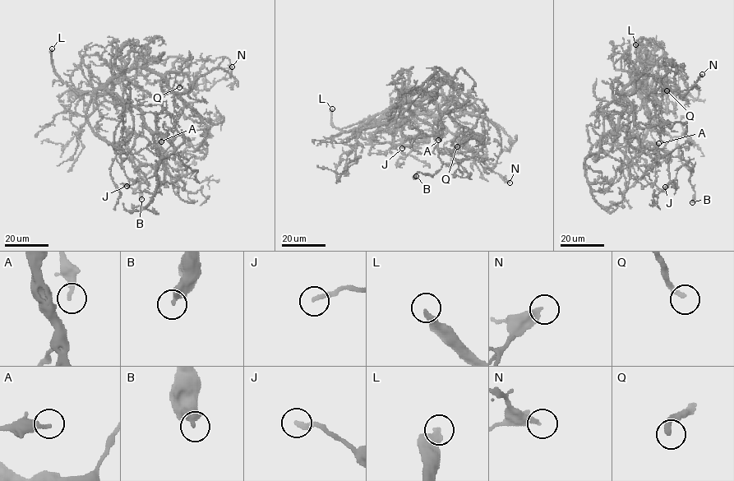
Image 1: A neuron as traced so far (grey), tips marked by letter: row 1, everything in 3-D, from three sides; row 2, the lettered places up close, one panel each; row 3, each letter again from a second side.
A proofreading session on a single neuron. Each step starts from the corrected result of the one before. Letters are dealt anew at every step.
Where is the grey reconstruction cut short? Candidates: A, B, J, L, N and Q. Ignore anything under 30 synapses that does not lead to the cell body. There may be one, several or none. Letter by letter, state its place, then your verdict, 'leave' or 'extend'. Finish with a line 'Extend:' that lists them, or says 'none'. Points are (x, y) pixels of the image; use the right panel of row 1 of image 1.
A: at (658, 143); leave
B: at (692, 202); leave
J: at (665, 187); leave
L: at (635, 44); extend
N: at (702, 74); leave
Q: at (667, 90); extend
Extend: L, Q

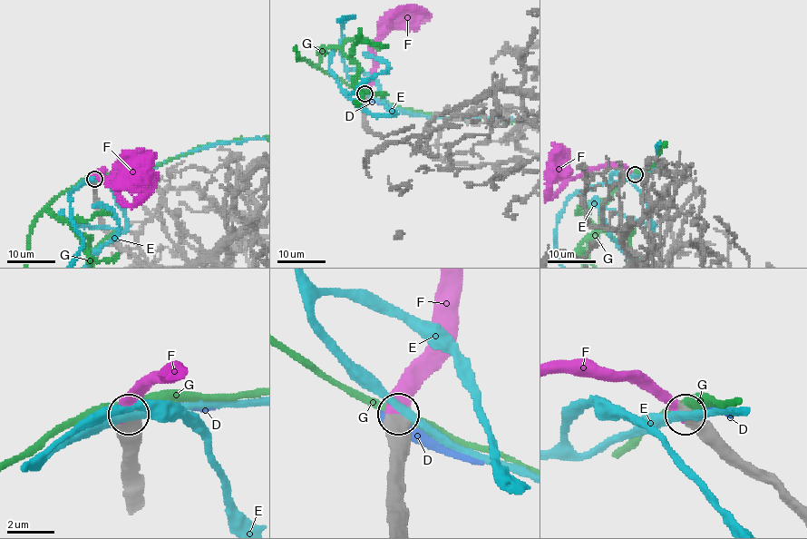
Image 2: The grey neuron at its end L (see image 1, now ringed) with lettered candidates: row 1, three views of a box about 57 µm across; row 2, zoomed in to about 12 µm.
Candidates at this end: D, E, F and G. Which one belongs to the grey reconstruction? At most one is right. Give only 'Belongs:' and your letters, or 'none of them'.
Belongs: F

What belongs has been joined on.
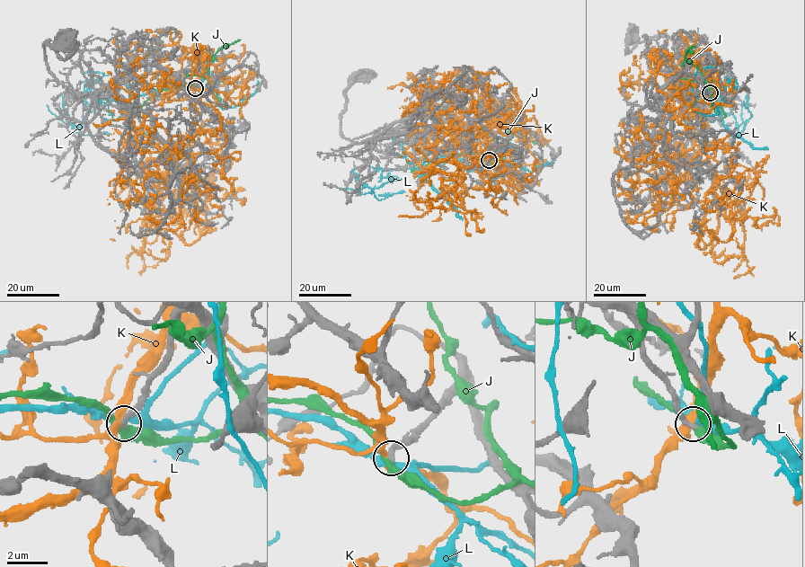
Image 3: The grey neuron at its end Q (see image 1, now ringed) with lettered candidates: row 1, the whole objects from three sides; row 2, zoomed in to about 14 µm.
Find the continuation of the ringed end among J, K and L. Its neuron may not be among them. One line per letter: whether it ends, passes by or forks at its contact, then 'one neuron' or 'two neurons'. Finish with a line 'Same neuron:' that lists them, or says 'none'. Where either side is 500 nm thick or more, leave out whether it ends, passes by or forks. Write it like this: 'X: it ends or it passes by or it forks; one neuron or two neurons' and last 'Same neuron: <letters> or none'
J: it passes by; two neurons
K: it forks; two neurons
L: it passes by; two neurons
Same neuron: none

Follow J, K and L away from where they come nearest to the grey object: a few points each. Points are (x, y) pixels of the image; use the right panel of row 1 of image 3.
J: (711, 93), (703, 89), (725, 114), (720, 118), (722, 122)
K: (710, 93), (647, 225), (694, 198), (728, 220), (755, 171), (743, 209), (723, 190)
L: (711, 93), (703, 91), (717, 104), (720, 119), (733, 137), (741, 134), (751, 117), (743, 101)

